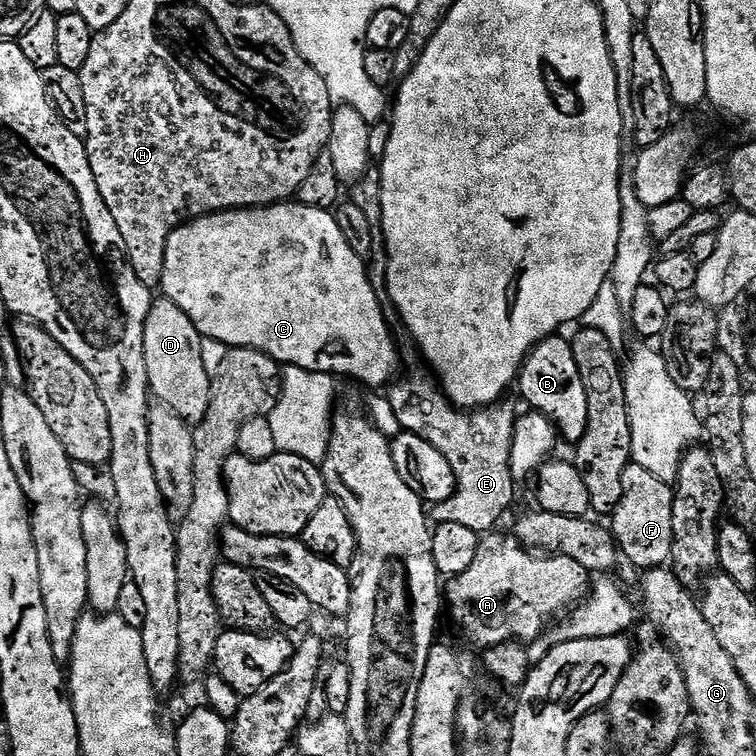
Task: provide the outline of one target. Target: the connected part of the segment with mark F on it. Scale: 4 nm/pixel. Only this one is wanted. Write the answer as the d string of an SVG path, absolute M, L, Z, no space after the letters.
M630 462L622 470L622 502L618 502L612 512L610 531L621 557L639 570L663 568L671 561L674 546L673 491L673 485L662 482L662 478L654 478L654 474L642 466Z

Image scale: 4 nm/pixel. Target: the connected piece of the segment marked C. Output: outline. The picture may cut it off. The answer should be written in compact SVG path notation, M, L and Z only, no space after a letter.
M281 202L270 204L267 208L232 208L229 212L211 212L208 216L189 220L176 228L166 242L160 288L166 299L174 302L174 306L182 306L182 310L186 310L186 318L194 322L205 340L217 340L228 348L253 348L274 358L281 366L327 372L333 378L353 376L354 379L376 388L372 390L380 390L391 384L401 367L398 340L392 337L392 332L388 329L388 320L384 317L383 306L380 305L381 297L368 279L365 261L358 254L354 254L354 250L350 250L346 238L342 238L342 230L338 230L335 215L326 208L315 208L299 202Z

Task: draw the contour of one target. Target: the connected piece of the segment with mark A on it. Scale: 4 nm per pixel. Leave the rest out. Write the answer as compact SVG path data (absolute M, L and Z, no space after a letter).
M488 534L483 537L478 546L478 555L474 558L474 566L470 570L462 570L462 574L451 577L446 584L446 612L452 615L452 620L473 640L476 644L481 644L481 649L498 647L499 644L510 644L513 642L531 642L539 638L544 632L548 631L550 625L557 618L563 617L569 610L576 608L588 596L590 591L590 574L586 566L574 562L574 558L557 556L555 554L537 554L535 551L523 547L515 535L496 536L497 534Z

